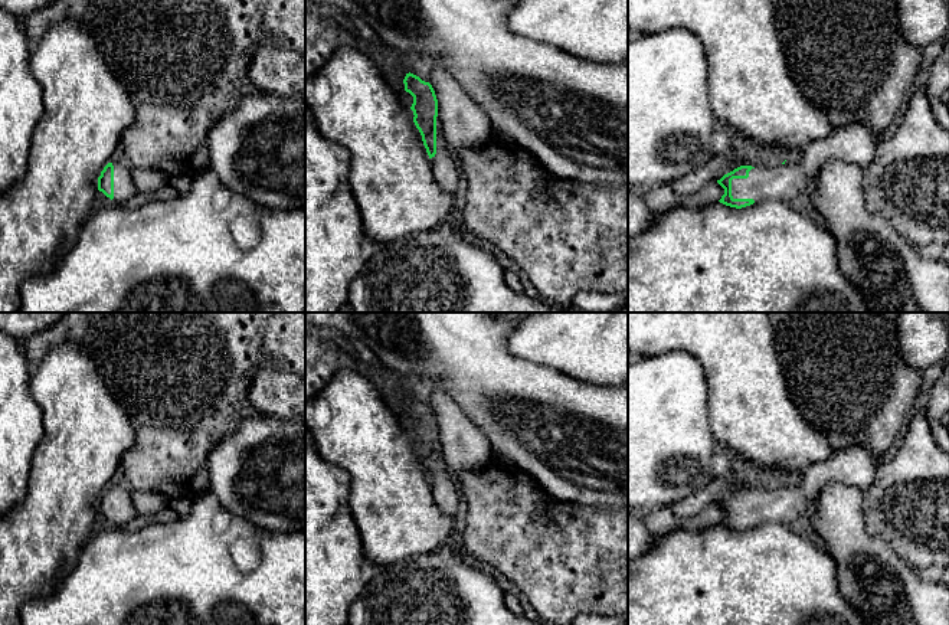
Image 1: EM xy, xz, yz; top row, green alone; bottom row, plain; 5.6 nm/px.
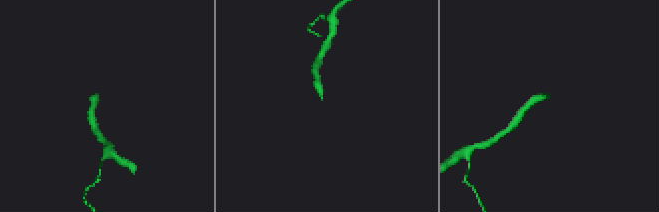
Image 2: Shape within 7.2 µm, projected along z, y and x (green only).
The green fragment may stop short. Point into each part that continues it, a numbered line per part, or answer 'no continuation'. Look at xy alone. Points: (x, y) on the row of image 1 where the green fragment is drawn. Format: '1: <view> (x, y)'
1: xy (124, 189)

